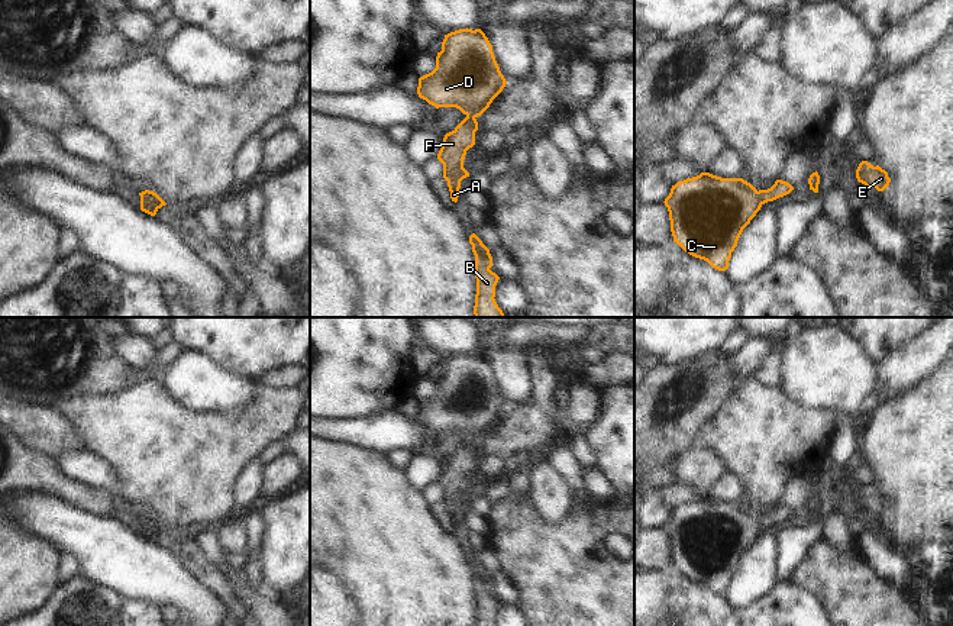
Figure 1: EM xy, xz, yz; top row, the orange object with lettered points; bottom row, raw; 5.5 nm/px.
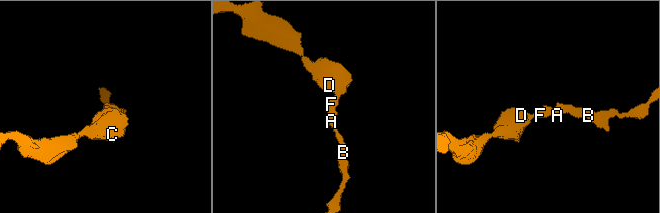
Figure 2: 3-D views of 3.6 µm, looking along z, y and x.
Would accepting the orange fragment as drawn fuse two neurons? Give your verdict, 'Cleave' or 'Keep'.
Keep

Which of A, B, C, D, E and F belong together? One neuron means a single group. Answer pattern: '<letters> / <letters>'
A B C D E F

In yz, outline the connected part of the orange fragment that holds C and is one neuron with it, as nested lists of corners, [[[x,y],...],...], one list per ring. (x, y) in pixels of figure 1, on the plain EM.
[[[710,497],[678,506],[663,526],[669,536],[673,567],[689,580],[707,585],[713,593],[726,596],[743,554],[760,532],[792,514],[789,507],[776,504],[771,513],[757,516],[743,503],[721,503]]]

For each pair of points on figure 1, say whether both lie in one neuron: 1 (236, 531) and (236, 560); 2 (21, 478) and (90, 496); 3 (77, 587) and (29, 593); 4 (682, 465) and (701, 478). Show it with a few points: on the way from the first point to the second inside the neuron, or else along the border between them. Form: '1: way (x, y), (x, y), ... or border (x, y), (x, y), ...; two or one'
1: way (236, 538), (236, 552); one
2: way (38, 478), (48, 478), (73, 493); one
3: border (60, 586), (36, 610); two
4: way (687, 467), (697, 474); one

